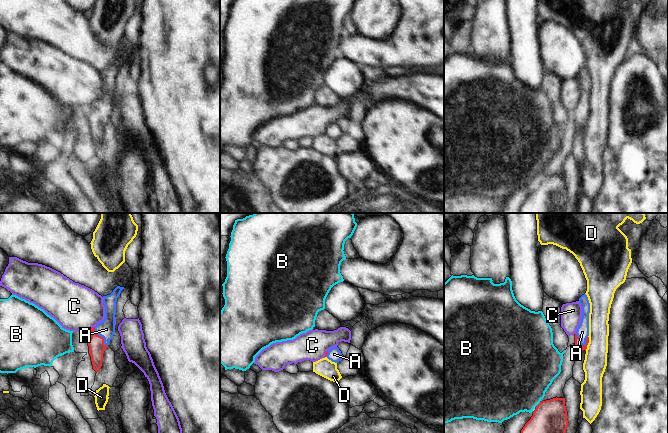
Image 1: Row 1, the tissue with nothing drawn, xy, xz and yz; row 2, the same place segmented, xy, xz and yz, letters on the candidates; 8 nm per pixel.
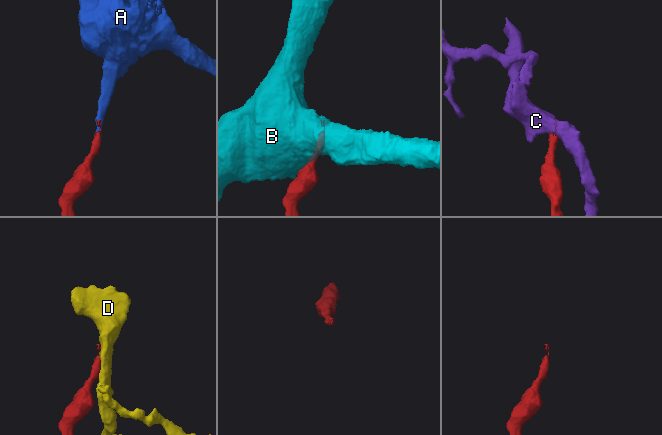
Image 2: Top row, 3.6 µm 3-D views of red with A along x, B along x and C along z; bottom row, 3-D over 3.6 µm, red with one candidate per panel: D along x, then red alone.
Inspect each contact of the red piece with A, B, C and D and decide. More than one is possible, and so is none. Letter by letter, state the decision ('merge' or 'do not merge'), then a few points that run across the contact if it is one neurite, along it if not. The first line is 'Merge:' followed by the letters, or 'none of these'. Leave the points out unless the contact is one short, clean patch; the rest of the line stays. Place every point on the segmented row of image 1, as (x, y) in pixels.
Merge: A
A: merge; line yz (580, 347), (579, 342), (582, 332)
B: do not merge
C: do not merge; line xy (94, 326), (90, 329)
D: do not merge

